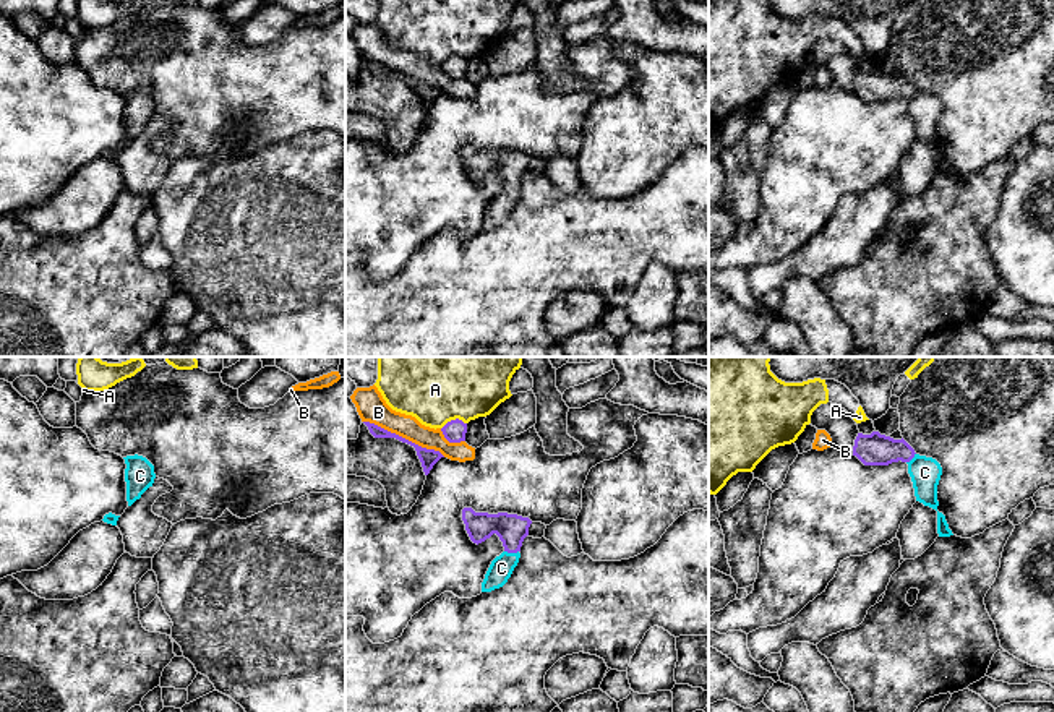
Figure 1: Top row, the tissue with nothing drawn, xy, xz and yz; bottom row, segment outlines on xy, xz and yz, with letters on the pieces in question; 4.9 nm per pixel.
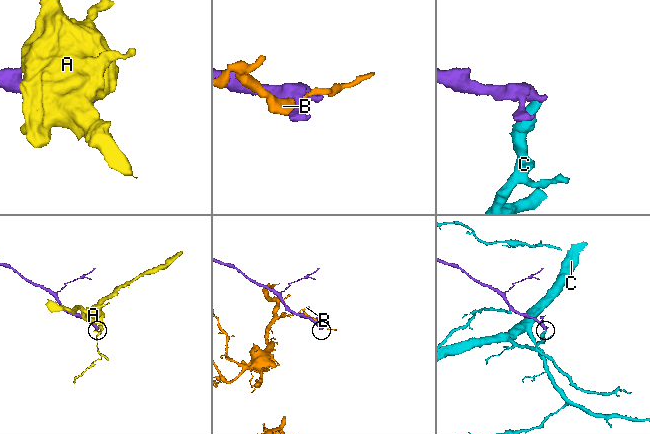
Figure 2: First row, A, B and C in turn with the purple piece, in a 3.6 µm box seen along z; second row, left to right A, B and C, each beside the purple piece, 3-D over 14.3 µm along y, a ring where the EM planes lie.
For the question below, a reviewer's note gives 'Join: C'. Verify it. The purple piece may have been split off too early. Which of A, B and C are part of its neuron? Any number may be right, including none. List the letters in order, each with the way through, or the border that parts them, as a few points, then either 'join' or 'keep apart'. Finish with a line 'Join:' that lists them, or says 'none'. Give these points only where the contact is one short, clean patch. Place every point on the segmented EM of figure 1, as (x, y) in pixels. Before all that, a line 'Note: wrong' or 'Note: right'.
Note: right
A: keep apart
B: keep apart
C: across xz (511, 529), (511, 552), (501, 568) | join
Join: C

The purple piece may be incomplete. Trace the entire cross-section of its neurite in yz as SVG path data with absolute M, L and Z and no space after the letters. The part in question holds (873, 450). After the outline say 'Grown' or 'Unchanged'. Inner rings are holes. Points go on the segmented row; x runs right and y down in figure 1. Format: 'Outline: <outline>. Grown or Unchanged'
Outline: M872 431L871 435L858 433L853 456L864 465L889 465L898 461L906 462L916 501L937 511L937 485L942 467L936 459L916 454L903 438L893 440L879 431Z. Grown

